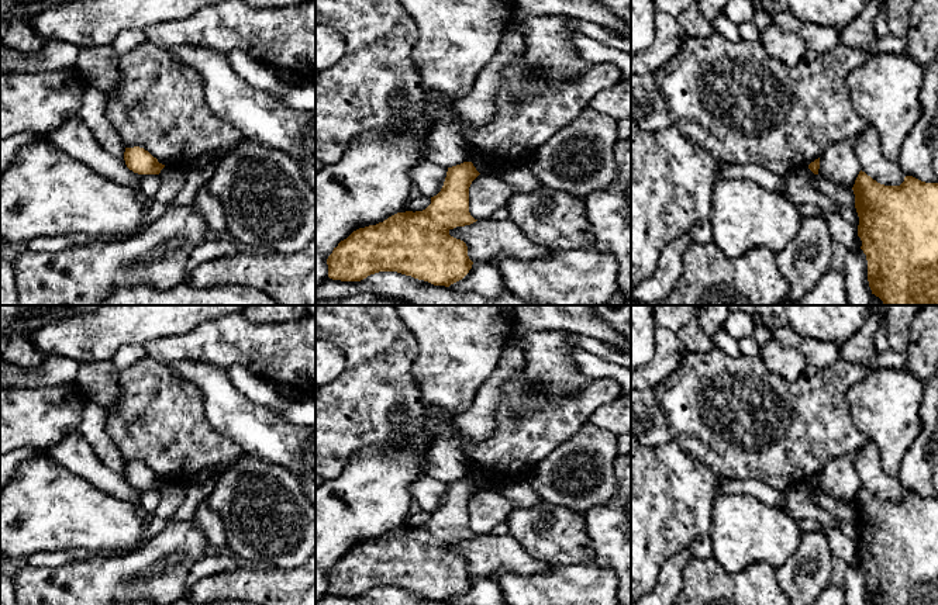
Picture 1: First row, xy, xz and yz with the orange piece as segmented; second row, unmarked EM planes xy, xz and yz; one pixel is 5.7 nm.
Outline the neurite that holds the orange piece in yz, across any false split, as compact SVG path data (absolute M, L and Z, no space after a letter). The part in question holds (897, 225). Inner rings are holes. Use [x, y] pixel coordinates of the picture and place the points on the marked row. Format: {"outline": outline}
{"outline": "M861 170L852 190L872 294L884 305L938 305L938 183L906 176L900 186L884 186Z"}

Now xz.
{"outline": "M472 162L448 167L441 191L431 197L425 210L397 212L383 222L354 231L328 256L328 277L361 281L379 272L397 272L445 287L462 280L473 262L468 256L466 243L451 236L449 231L477 221L469 212L469 187L479 174Z"}

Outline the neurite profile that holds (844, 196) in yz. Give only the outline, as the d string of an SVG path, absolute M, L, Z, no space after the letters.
M815 174L813 186L838 203L839 207L855 207L855 194L852 189L835 184L820 174Z

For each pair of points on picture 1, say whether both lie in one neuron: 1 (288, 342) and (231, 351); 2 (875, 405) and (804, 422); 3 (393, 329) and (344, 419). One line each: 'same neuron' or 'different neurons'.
1: same neuron
2: different neurons
3: same neuron

